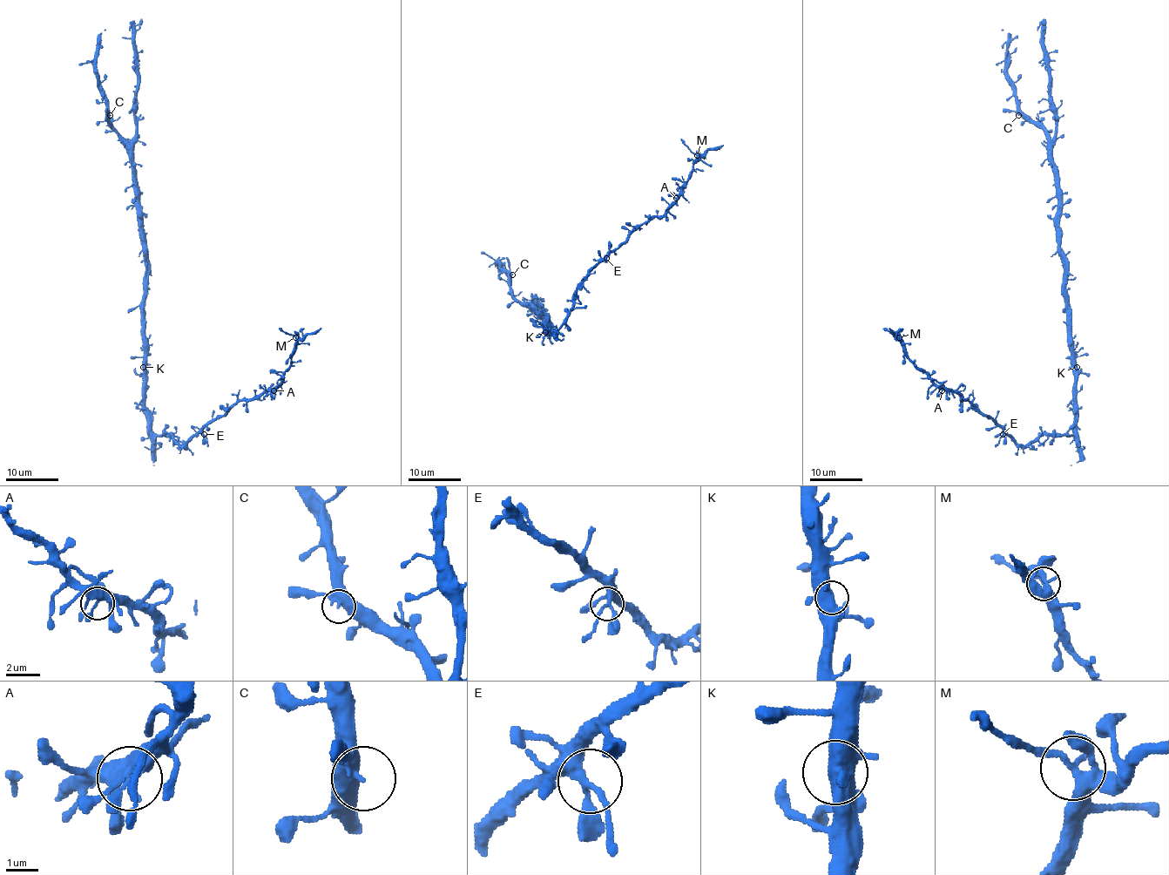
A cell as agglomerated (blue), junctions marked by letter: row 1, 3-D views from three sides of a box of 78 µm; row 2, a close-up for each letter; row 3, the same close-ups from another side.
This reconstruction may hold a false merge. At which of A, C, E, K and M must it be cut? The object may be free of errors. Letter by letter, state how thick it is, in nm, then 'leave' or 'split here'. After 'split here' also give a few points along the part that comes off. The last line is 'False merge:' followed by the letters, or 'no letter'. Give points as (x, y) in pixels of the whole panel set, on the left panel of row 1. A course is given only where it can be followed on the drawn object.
A: 320 nm | leave
C: 320 nm | leave
E: 280 nm | leave
K: 480 nm | leave
M: 300 nm | split here | (295, 336), (279, 328)
False merge: M

